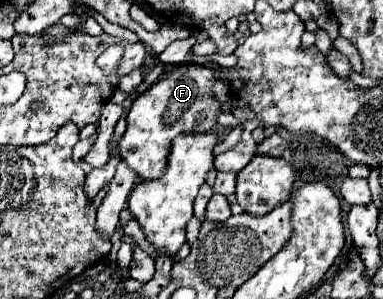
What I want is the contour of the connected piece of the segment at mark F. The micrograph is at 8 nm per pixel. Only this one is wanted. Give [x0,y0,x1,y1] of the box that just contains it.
[118,66,220,180]

